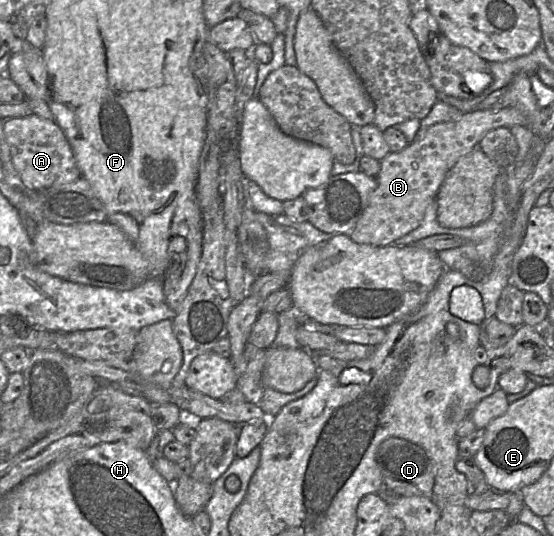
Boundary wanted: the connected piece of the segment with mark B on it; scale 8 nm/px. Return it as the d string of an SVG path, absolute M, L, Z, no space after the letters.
M515 106L499 111L474 110L463 113L458 120L436 123L428 128L422 139L415 139L400 152L390 152L380 160L377 188L369 195L367 206L350 233L350 238L359 244L390 246L416 229L427 206L436 198L447 173L456 162L477 148L491 130L515 125L528 127L526 116Z

